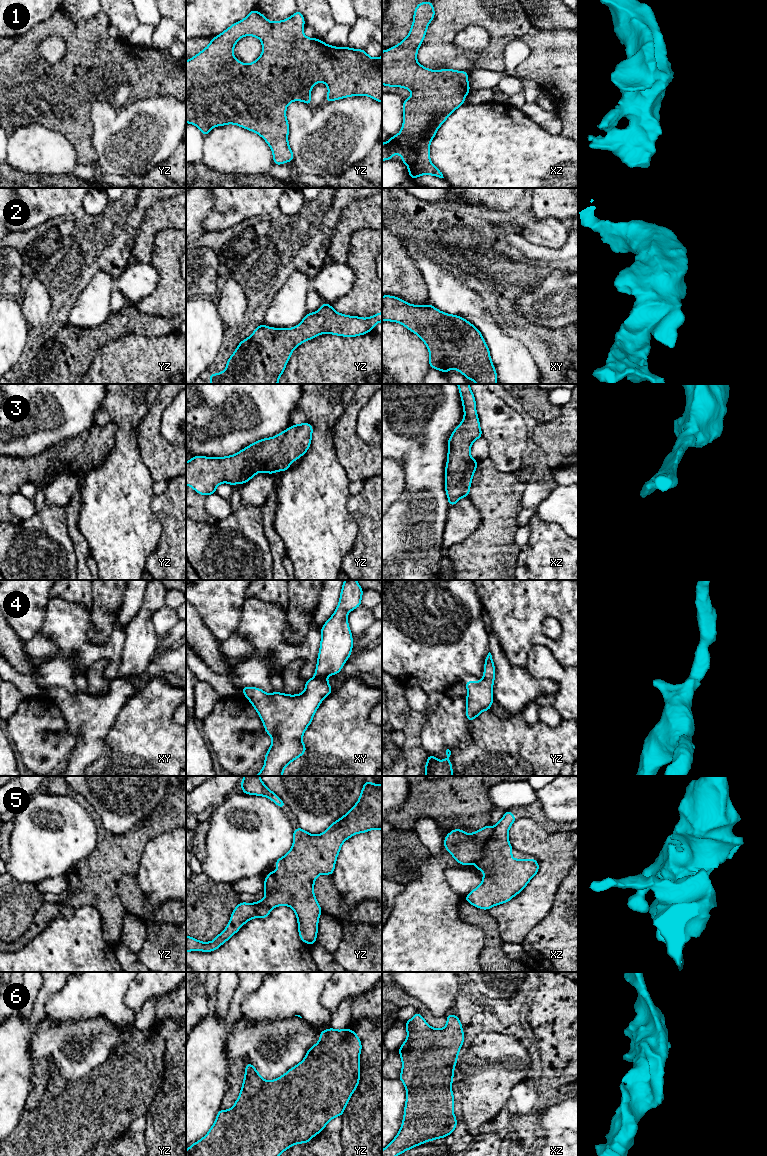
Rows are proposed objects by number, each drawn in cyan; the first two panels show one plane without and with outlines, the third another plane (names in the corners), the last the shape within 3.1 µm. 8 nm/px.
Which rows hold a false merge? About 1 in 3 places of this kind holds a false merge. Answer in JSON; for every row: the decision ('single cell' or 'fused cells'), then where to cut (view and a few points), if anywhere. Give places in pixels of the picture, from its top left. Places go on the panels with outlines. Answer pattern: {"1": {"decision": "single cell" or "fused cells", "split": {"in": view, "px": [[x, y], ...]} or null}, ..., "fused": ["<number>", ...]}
{"1": {"decision": "single cell", "split": null}, "2": {"decision": "single cell", "split": null}, "3": {"decision": "single cell", "split": null}, "4": {"decision": "single cell", "split": null}, "5": {"decision": "fused cells", "split": {"in": "xz", "px": [[494, 827], [494, 833], [486, 843], [484, 854], [474, 862]]}}, "6": {"decision": "single cell", "split": null}, "fused": ["5"]}

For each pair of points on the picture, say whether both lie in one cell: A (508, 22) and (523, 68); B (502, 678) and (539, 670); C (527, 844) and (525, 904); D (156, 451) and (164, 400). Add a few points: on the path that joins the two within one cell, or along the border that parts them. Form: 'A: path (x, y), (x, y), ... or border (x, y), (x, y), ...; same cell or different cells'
A: path (520, 31), (534, 45), (534, 57); same cell
B: border (525, 668), (535, 678), (548, 678), (550, 680); different cells
C: path (542, 857), (544, 859), (544, 884), (540, 889); same cell
D: path (153, 438), (154, 413); same cell

